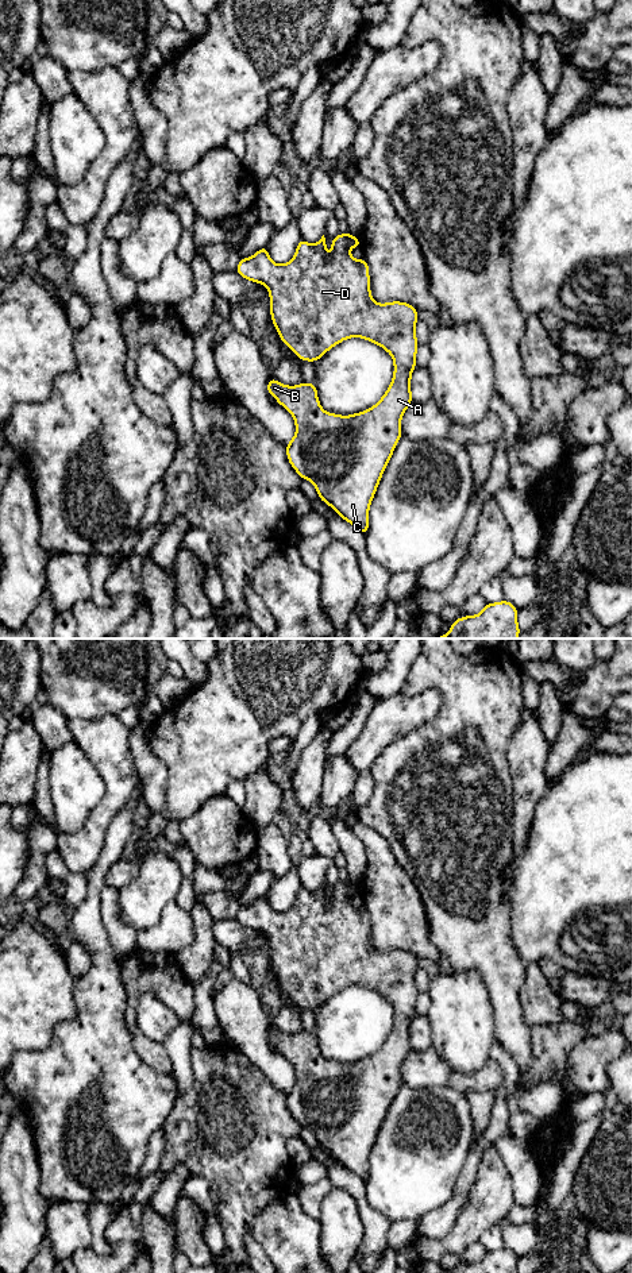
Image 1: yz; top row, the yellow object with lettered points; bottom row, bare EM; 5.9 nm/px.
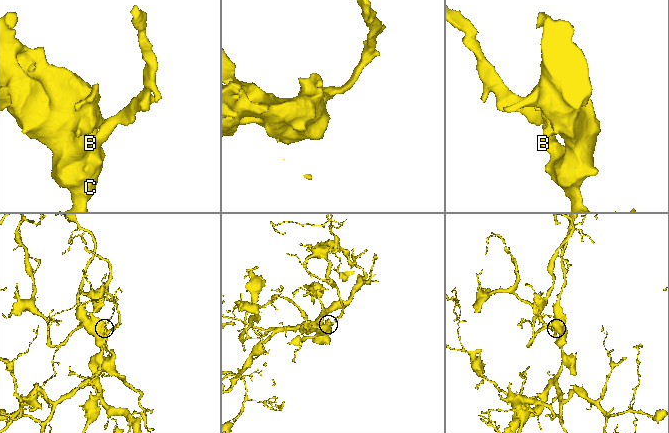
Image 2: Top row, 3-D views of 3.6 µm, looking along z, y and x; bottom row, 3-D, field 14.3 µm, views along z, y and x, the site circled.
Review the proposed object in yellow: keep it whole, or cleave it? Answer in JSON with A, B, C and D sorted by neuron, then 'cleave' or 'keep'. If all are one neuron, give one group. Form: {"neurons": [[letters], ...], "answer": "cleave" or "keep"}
{"neurons": [["A", "B", "C", "D"]], "answer": "keep"}

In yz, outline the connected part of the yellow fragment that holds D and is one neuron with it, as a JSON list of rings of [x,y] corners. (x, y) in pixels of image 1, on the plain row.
[[[350,880],[334,886],[330,904],[324,883],[316,892],[301,887],[293,907],[277,913],[265,894],[251,906],[240,907],[236,921],[267,936],[273,972],[281,988],[301,1008],[319,1008],[328,998],[348,985],[363,985],[393,1004],[394,1022],[388,1039],[373,1056],[351,1064],[324,1060],[315,1031],[286,1034],[274,1026],[267,1030],[269,1042],[292,1061],[296,1071],[296,1083],[286,1093],[293,1118],[301,1127],[309,1127],[319,1146],[365,1184],[369,1177],[370,1152],[402,1083],[401,1064],[412,1052],[411,1025],[416,1015],[419,990],[415,973],[419,965],[411,952],[377,952],[373,948],[367,910],[354,907],[348,900],[351,895],[361,895],[361,888]]]

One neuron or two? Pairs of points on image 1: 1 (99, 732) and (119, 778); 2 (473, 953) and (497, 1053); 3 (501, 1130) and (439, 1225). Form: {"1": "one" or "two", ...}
{"1": "one", "2": "two", "3": "one"}

